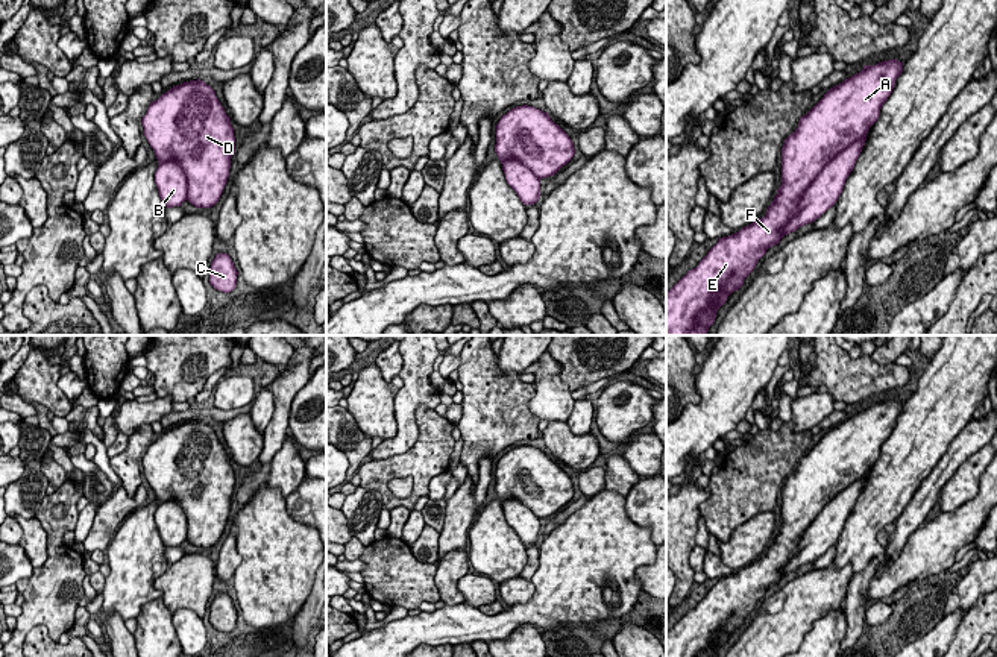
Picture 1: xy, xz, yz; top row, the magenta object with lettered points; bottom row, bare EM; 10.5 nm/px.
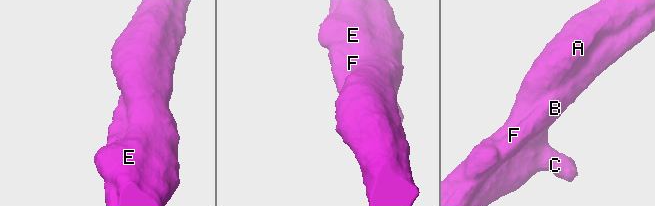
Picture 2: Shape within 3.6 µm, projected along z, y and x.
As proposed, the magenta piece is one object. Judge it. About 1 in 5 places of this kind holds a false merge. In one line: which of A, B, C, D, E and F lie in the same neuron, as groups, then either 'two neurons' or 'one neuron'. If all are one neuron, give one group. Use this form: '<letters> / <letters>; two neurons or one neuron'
A B C D E F; one neuron

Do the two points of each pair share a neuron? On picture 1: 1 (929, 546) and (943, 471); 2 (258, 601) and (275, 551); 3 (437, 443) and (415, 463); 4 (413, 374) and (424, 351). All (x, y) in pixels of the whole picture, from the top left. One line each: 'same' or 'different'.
1: same
2: same
3: same
4: same

